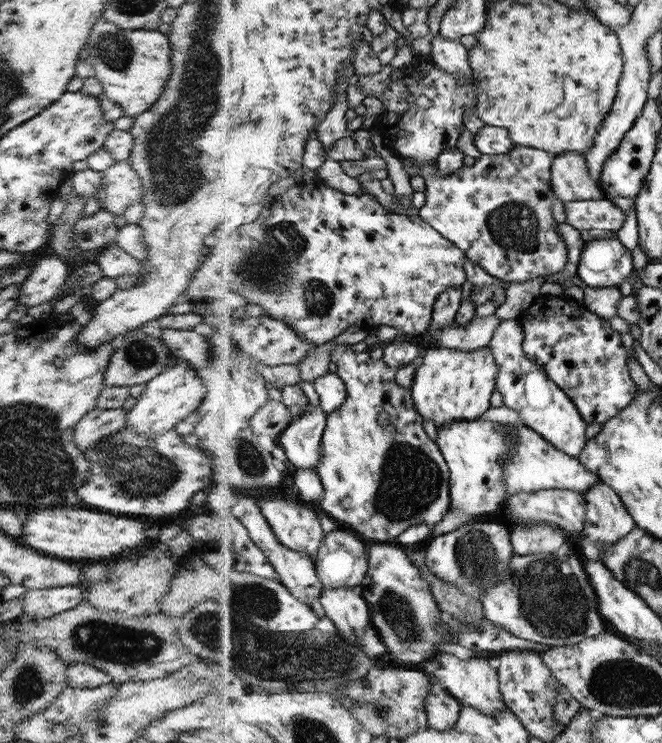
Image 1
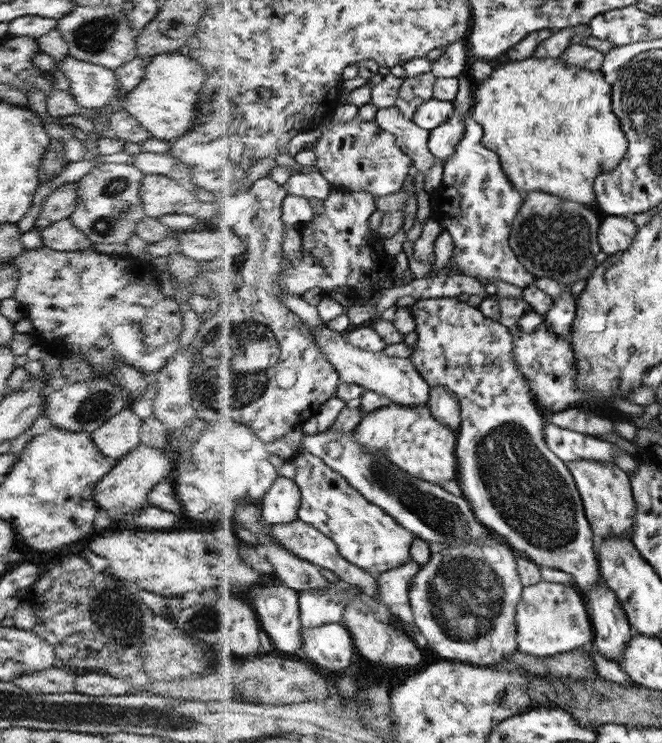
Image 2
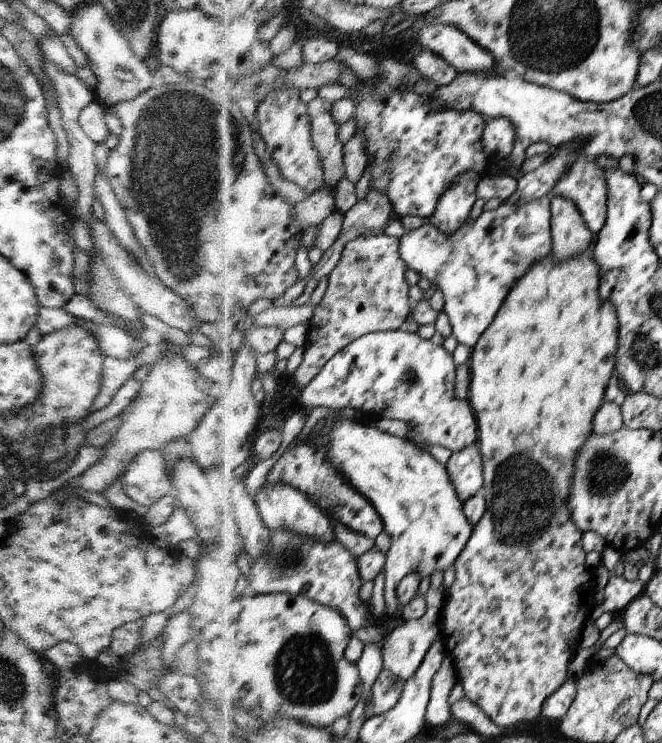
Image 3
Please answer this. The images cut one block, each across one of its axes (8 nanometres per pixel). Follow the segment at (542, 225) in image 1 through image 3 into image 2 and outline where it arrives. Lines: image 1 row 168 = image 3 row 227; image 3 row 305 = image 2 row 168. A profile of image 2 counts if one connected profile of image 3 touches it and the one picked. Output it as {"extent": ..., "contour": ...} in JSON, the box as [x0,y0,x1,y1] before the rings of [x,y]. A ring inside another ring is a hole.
{"extent":[431,70,536,287],"contour":[[[465,70],[458,77],[462,84],[454,105],[468,122],[467,133],[456,154],[444,166],[441,186],[431,195],[431,202],[436,206],[432,218],[444,222],[446,231],[451,232],[454,237],[456,254],[451,270],[456,274],[482,276],[496,282],[528,287],[535,284],[536,275],[519,261],[519,255],[512,250],[510,243],[511,225],[526,201],[525,194],[516,189],[504,173],[499,154],[483,145],[483,125],[471,116],[474,82]]]}

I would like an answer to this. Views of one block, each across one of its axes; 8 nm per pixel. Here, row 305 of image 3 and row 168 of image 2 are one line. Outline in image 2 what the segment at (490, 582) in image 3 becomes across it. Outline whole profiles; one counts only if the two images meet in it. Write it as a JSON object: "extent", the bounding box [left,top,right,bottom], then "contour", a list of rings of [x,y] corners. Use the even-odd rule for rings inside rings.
{"extent":[471,56,630,205],"contour":[[[532,56],[520,61],[500,61],[500,63],[494,65],[494,69],[488,79],[484,82],[474,83],[472,97],[471,116],[476,122],[483,125],[483,145],[499,154],[504,173],[511,179],[516,189],[524,194],[532,191],[542,191],[561,199],[568,199],[588,205],[590,202],[594,202],[595,190],[592,190],[592,184],[595,184],[594,178],[599,176],[600,172],[604,172],[604,170],[608,172],[608,170],[616,168],[616,165],[627,154],[627,148],[630,143],[628,142],[627,135],[622,130],[622,126],[620,126],[620,120],[618,120],[618,117],[614,113],[612,85],[604,78],[602,70],[592,71],[576,65],[570,65],[570,63],[566,63],[566,61],[560,59],[560,57],[540,59]]]}

